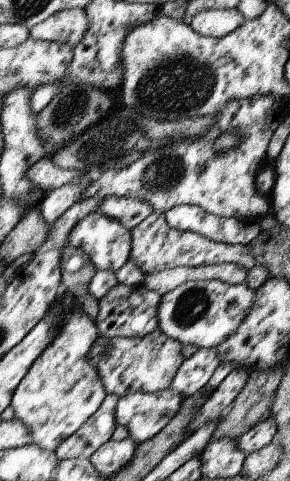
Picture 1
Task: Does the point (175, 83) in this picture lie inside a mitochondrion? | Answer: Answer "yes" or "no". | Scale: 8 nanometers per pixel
yes

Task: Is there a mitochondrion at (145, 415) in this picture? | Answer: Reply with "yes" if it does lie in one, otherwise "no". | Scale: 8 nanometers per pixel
yes

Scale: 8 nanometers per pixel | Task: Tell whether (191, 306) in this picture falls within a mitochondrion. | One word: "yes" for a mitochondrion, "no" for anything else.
yes

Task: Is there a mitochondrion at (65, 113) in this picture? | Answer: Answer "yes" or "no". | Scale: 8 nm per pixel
yes

